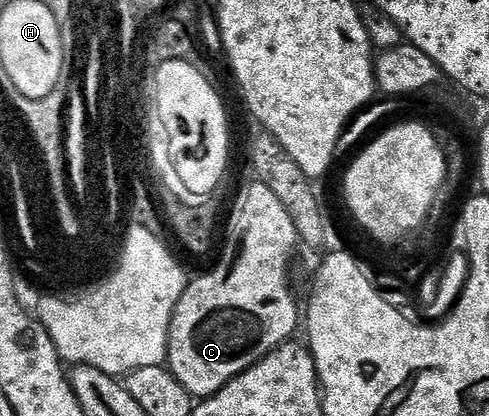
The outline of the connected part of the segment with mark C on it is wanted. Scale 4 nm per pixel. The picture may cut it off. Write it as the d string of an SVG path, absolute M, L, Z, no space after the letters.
M258 180L253 186L248 186L240 194L240 203L236 206L236 223L232 226L232 238L236 241L236 247L232 250L232 259L228 262L228 267L220 266L217 270L212 270L209 274L204 274L200 279L189 281L187 290L180 297L180 302L176 306L176 312L172 315L172 323L168 329L168 357L166 359L167 369L186 388L186 392L192 395L193 399L203 400L212 397L220 391L223 386L230 380L234 380L242 372L249 370L254 364L258 364L272 350L277 350L280 346L289 341L288 338L296 330L296 325L301 325L302 310L296 307L296 298L291 294L288 288L288 261L292 258L292 253L298 246L298 235L296 222L292 219L292 214L281 200L279 195L272 191L267 181Z

